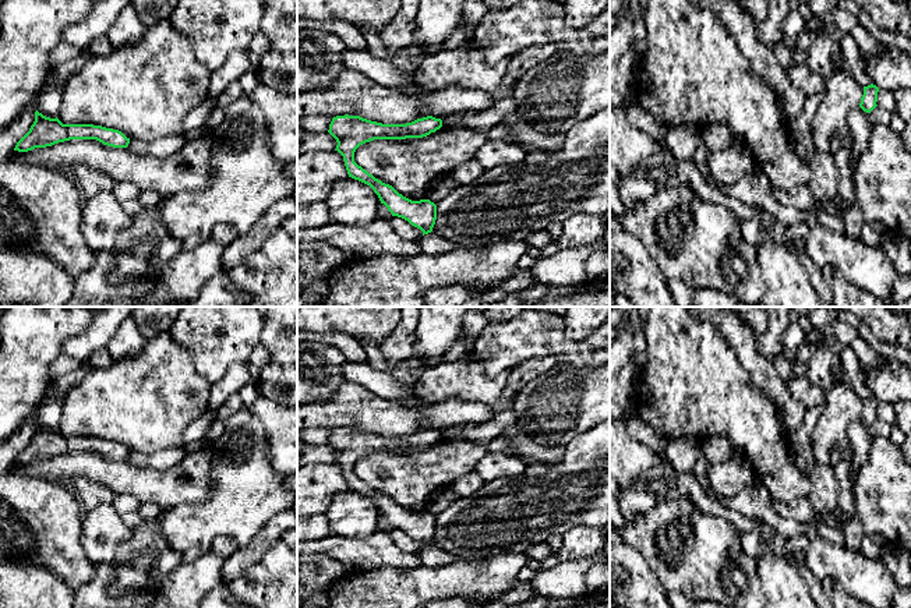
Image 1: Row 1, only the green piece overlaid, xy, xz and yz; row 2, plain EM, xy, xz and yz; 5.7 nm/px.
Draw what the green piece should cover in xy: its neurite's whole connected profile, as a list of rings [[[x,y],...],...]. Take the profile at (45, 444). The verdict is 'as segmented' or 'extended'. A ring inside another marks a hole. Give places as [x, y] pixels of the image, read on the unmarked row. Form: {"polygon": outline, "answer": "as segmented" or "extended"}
{"polygon": [[[36,423],[33,436],[17,455],[14,463],[28,464],[70,452],[96,452],[107,459],[128,460],[138,467],[151,467],[159,471],[170,469],[188,455],[184,445],[153,453],[130,452],[119,442],[93,436],[63,436],[57,430],[50,431]]], "answer": "extended"}

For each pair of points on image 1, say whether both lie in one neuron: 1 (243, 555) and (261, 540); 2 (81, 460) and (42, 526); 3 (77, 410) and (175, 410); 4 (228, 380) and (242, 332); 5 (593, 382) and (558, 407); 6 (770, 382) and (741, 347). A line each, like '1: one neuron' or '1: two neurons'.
1: one neuron
2: two neurons
3: one neuron
4: two neurons
5: one neuron
6: one neuron

